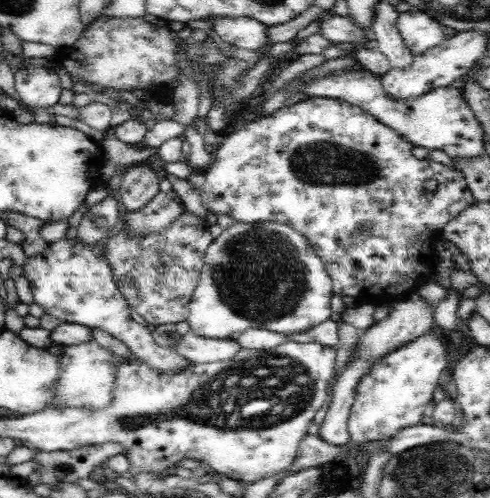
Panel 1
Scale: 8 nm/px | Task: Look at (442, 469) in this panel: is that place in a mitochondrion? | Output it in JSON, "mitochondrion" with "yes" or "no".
{"mitochondrion":"yes"}

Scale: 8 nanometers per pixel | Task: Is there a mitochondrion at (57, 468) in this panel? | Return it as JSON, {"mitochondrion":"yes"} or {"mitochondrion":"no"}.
{"mitochondrion":"yes"}

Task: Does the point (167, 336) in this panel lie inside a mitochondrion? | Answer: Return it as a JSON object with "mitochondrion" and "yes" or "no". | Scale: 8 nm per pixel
{"mitochondrion":"yes"}

